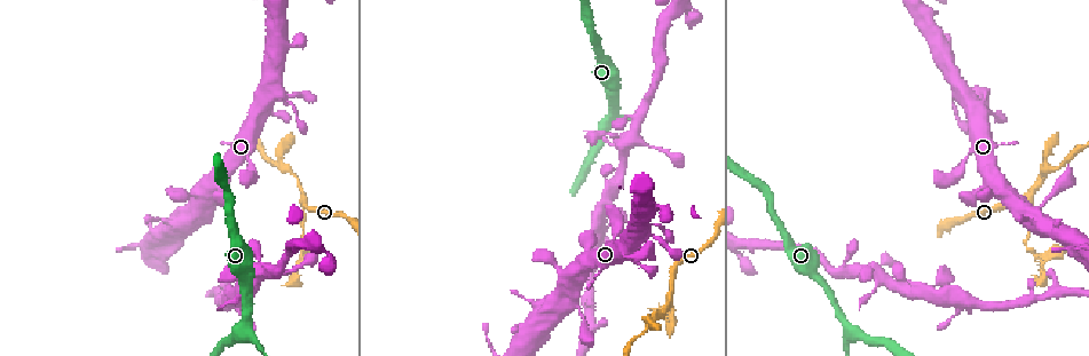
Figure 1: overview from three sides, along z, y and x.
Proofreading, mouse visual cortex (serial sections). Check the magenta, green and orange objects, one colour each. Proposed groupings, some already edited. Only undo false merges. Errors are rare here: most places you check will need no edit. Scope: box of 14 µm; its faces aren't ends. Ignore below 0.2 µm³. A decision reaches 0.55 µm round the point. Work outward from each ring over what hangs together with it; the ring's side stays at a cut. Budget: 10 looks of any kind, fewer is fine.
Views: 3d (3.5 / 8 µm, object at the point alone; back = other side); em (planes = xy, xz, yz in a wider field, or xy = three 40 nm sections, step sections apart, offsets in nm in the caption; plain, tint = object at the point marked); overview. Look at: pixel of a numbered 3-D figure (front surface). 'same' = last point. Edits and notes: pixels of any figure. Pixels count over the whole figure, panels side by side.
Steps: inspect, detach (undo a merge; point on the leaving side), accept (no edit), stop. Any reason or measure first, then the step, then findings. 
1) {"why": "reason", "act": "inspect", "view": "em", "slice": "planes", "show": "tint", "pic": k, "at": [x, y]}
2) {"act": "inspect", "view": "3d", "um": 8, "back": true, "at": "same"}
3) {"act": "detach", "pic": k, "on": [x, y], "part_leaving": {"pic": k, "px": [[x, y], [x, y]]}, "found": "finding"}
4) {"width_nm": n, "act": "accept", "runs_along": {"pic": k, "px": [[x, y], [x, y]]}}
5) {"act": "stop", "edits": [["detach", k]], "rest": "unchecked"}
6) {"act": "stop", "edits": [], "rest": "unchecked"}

{"why": "thick turns thin", "act": "inspect", "view": "3d", "um": 3.5, "pic": 1, "at": [956, 174]}

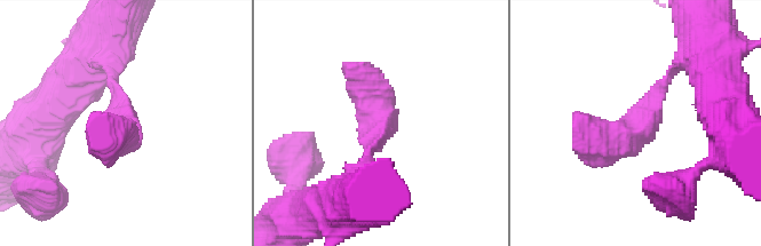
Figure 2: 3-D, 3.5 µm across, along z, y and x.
{"act": "inspect", "view": "em", "slice": "xy", "step": 5, "show": "tint", "pic": 2, "at": [380, 128]}

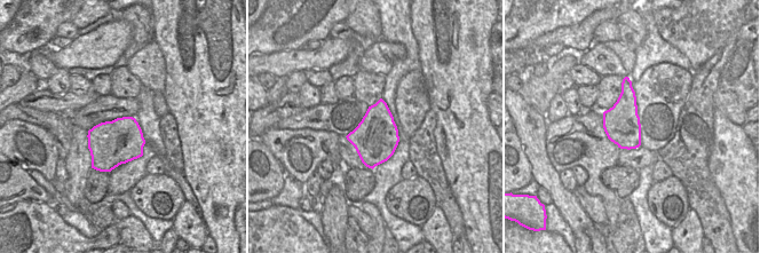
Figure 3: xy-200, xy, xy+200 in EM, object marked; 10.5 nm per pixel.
{"why": "cut it another way", "act": "inspect", "view": "em", "slice": "xy", "step": 1, "show": "tint", "at": "same"}

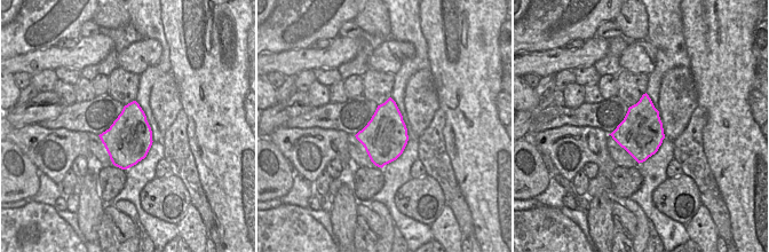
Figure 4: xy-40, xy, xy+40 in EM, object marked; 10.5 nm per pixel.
{"act": "accept", "runs_along": {"pic": 2, "px": [[684, 58], [632, 133], [581, 121]]}, "found": "continuous, no second cell"}

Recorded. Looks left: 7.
{"why": "calibre changes", "act": "inspect", "view": "3d", "um": 3.5, "pic": 1, "at": [208, 192]}

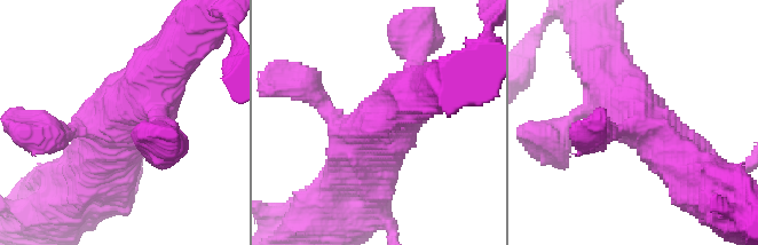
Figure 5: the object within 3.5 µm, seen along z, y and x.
{"why": "now the EM", "act": "inspect", "view": "em", "slice": "xy", "step": 3, "show": "tint", "pic": 5, "at": [375, 141]}

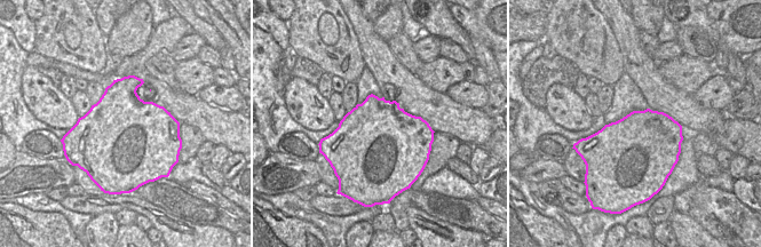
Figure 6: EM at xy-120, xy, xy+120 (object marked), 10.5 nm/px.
{"act": "accept", "runs_along": {"pic": 5, "px": [[606, 80], [620, 104], [696, 182]]}, "found": "one cell here"}

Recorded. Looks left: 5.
{"why": "arms part here", "act": "inspect", "view": "3d", "um": 3.5, "pic": 1, "at": [668, 298]}

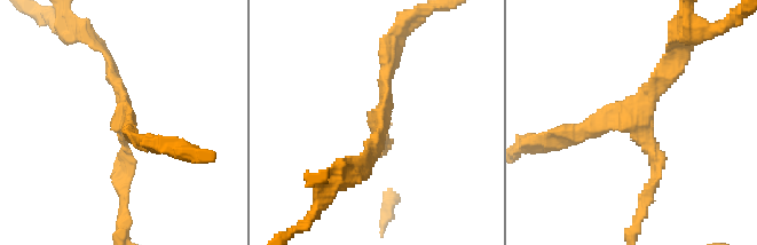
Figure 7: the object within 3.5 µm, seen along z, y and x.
{"why": "shape alone is not enough", "act": "inspect", "view": "em", "slice": "xy", "step": 5, "show": "tint", "pic": 7, "at": [123, 119]}

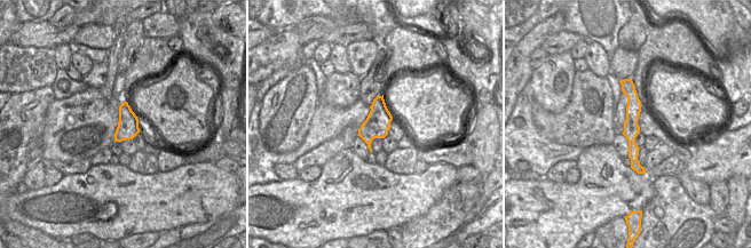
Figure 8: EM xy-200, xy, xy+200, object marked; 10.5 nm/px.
{"width_nm": 260, "act": "accept", "runs_along": {"pic": 7, "px": [[564, 133], [633, 118], [684, 58]]}, "found": "one cell here"}

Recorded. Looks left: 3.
{"why": "a narrow waist", "act": "inspect", "view": "3d", "um": 8, "back": true, "pic": 1, "at": [1065, 163]}

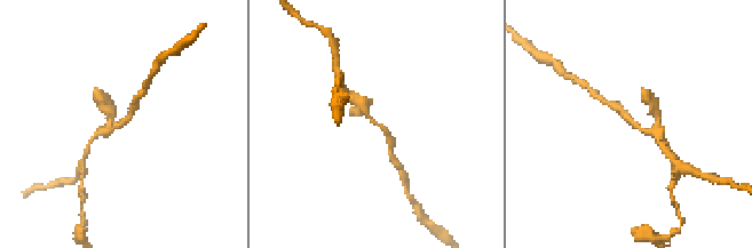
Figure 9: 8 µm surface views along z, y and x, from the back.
{"act": "inspect", "view": "3d", "um": 3.5, "back": true, "pic": 9, "at": [379, 126]}

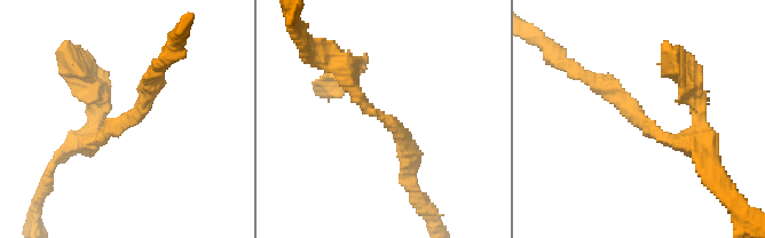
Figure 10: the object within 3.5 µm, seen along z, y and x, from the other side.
{"arm_widths_nm": [200, 250], "act": "inspect", "view": "em", "slice": "xy", "step": 3, "show": "tint", "pic": 10, "at": [128, 123]}

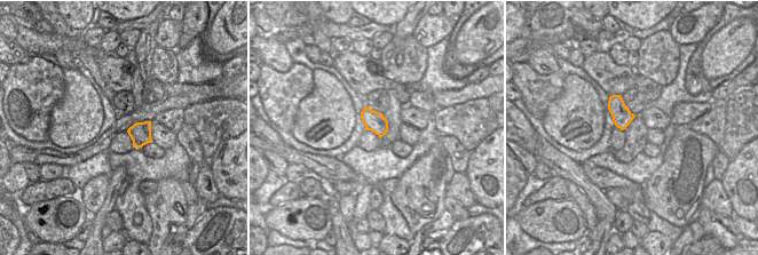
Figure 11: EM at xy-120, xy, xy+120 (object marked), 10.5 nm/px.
{"act": "accept", "found": "one cell here"}

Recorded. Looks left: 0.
{"act": "stop", "edits": [], "rest": "unchecked"}

